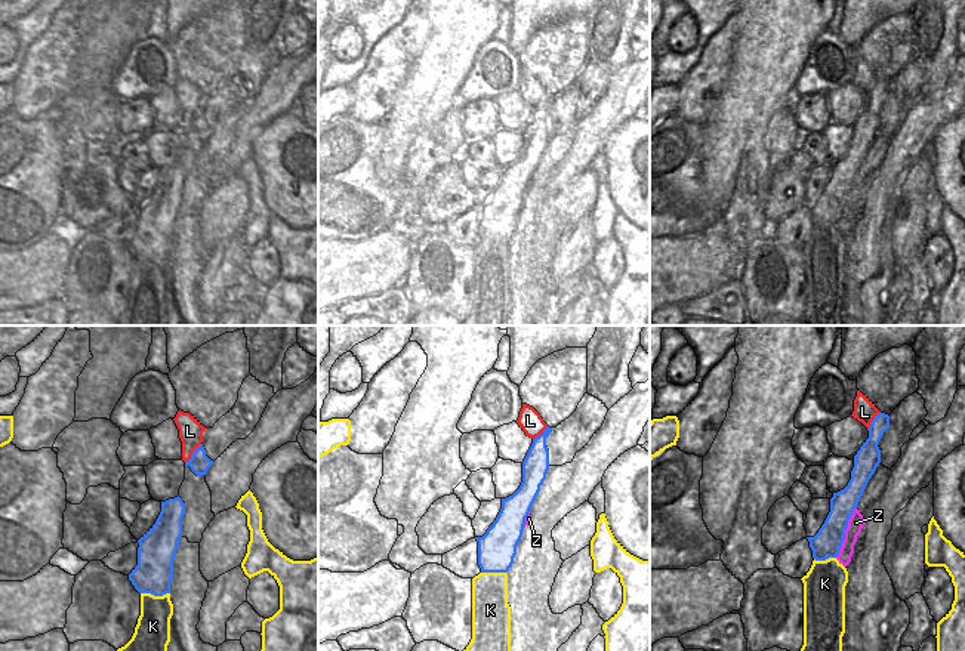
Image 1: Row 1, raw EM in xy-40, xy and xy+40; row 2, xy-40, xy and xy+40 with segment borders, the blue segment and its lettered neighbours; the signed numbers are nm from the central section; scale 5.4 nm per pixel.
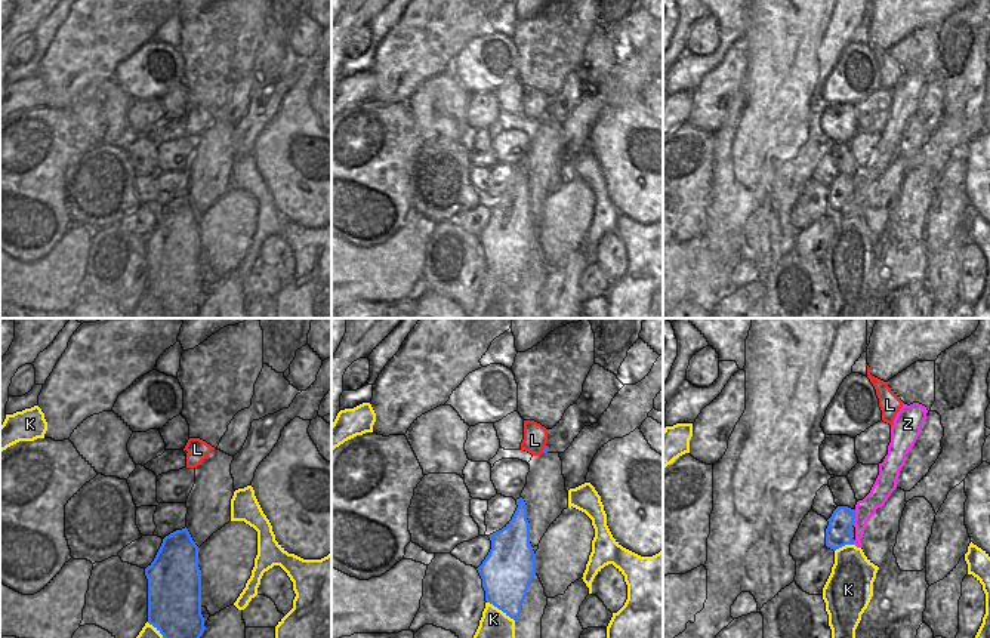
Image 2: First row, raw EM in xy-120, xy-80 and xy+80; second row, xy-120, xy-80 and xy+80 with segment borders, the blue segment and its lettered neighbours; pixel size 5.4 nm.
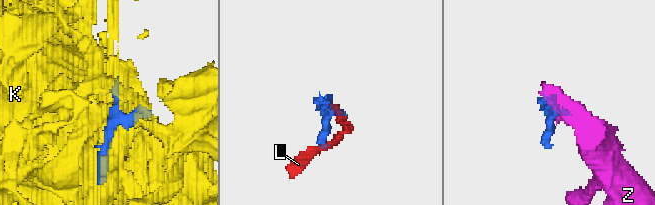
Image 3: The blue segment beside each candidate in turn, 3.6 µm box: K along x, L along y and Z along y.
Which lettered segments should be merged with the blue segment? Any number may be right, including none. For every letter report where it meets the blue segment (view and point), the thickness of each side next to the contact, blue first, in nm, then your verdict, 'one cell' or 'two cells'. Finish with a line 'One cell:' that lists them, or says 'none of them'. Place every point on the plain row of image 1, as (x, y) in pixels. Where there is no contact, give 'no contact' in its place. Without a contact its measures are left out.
K: meets blue in xy-40 at (156, 264); 200 nm thick on the blue side, 200 nm on the other; two cells
L: meets blue in xy-40 at (193, 122); 110 nm thick on the blue side, 130 nm on the other; two cells
Z: meets blue in xy+40 at (844, 200); 160 nm thick on the blue side, 90 nm on the other; two cells
One cell: none of them

